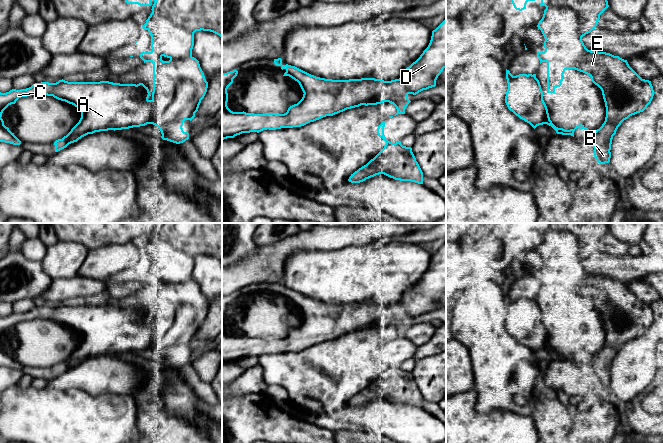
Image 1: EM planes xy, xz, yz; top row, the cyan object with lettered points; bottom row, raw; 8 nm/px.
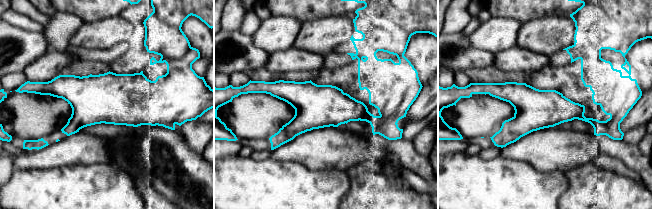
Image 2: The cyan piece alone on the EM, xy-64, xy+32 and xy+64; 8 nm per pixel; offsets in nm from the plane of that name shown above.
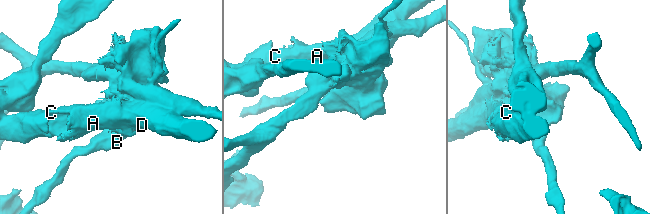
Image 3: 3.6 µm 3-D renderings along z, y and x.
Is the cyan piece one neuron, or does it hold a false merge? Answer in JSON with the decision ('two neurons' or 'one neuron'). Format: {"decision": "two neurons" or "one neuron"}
{"decision": "two neurons"}

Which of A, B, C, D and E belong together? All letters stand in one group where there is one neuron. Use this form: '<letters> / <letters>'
A C D / B E

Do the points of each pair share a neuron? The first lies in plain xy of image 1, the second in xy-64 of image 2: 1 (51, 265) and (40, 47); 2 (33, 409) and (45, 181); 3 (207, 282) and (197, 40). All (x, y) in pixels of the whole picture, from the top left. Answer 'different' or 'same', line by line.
1: different
2: same
3: same

